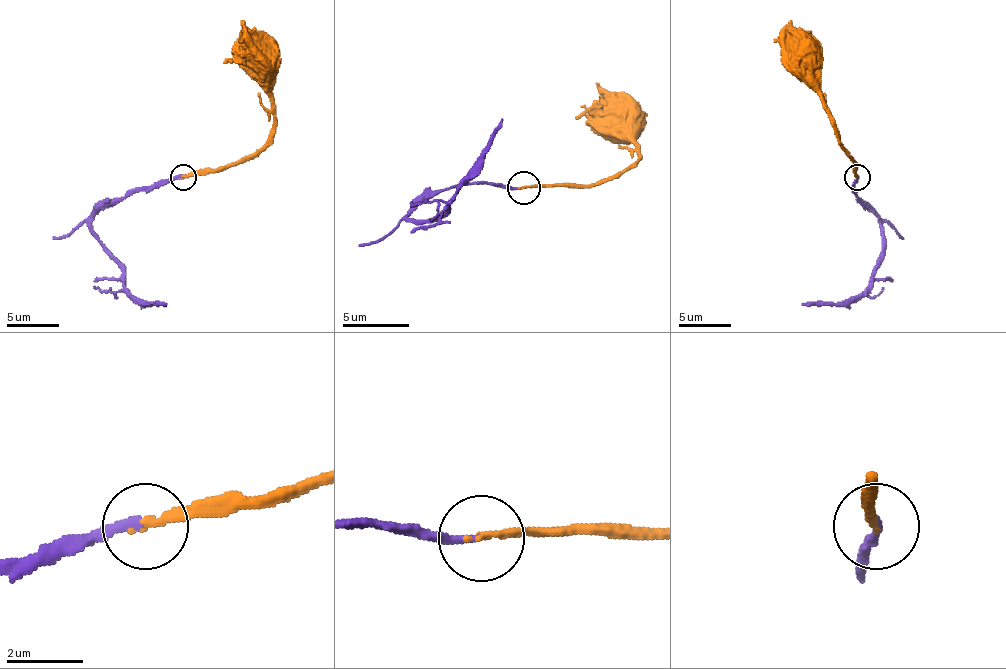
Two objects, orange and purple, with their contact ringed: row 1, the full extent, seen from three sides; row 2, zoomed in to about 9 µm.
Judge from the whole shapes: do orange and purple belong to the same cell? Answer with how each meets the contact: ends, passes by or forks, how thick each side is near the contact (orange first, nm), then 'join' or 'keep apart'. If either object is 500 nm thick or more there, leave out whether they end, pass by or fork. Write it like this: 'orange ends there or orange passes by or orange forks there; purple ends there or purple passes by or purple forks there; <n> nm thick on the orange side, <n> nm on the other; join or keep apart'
orange ends there; purple ends there; 200 nm thick on the orange side, 220 nm on the other; join

